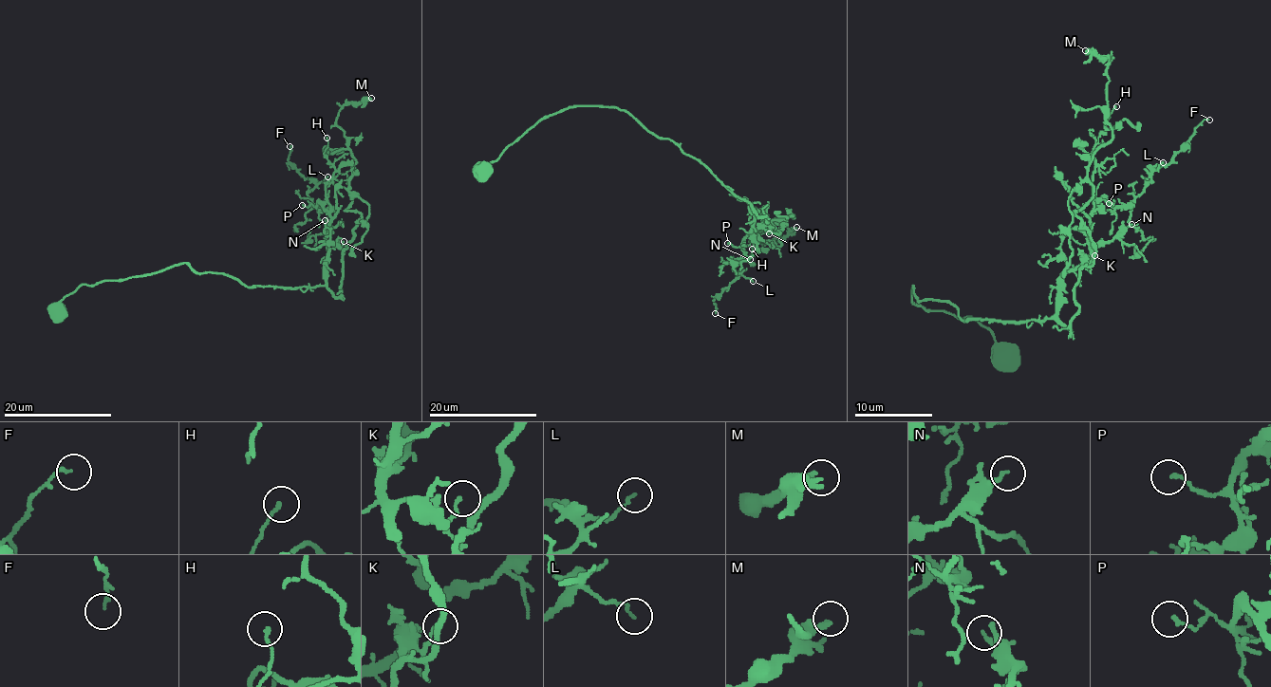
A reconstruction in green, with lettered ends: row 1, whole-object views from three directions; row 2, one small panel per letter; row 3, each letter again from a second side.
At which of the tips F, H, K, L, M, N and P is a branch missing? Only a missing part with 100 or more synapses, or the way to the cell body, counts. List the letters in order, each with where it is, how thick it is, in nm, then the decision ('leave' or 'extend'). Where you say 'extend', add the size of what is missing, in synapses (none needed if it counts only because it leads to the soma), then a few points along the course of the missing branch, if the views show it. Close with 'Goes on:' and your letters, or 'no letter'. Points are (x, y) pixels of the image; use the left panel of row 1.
F: at (289, 146); 120 nm thick; leave
H: at (327, 138); 120 nm thick; leave
K: at (344, 241); 110 nm thick; leave
L: at (327, 176); 110 nm thick; leave
M: at (371, 98); 340 nm thick; leave
N: at (325, 220); 150 nm thick; leave
P: at (302, 205); 130 nm thick; leave
Goes on: no letter

